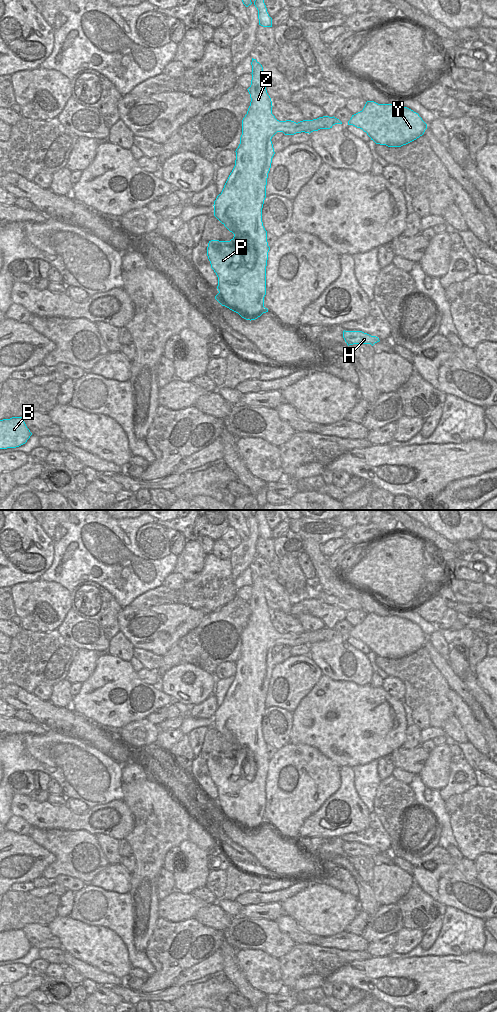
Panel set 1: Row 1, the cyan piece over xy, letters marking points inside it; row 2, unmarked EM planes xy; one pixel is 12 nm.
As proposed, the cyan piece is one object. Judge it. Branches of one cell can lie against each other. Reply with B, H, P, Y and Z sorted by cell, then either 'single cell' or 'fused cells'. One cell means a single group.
groups B H P Y Z; single cell

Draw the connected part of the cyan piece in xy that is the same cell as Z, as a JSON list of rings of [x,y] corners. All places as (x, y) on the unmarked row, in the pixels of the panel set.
[[[252,570],[252,592],[247,601],[251,614],[247,626],[242,632],[242,647],[236,661],[235,678],[230,685],[222,704],[214,713],[214,728],[234,746],[230,753],[211,752],[207,759],[207,768],[218,789],[219,805],[215,811],[246,832],[255,832],[268,824],[264,819],[266,807],[266,778],[270,759],[267,754],[267,743],[262,734],[262,720],[266,710],[266,697],[272,670],[275,666],[272,649],[277,644],[285,647],[311,645],[320,641],[330,641],[342,634],[333,629],[323,628],[298,635],[286,632],[279,633],[272,626],[272,613],[267,605],[263,590],[263,579]]]

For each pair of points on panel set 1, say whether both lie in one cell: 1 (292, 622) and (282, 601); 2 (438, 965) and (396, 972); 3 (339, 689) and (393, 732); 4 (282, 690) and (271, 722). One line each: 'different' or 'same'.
1: different
2: same
3: same
4: different

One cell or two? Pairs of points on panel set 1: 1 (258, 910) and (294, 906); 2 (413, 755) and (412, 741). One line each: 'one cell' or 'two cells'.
1: two cells
2: two cells

